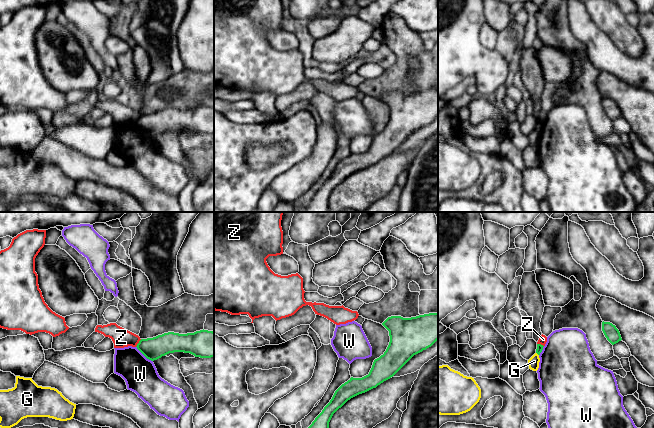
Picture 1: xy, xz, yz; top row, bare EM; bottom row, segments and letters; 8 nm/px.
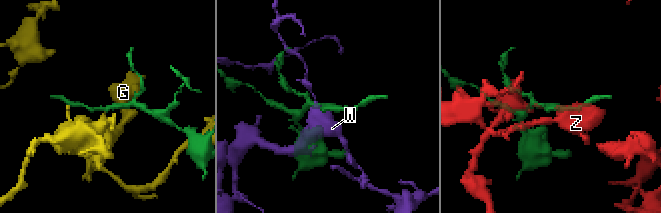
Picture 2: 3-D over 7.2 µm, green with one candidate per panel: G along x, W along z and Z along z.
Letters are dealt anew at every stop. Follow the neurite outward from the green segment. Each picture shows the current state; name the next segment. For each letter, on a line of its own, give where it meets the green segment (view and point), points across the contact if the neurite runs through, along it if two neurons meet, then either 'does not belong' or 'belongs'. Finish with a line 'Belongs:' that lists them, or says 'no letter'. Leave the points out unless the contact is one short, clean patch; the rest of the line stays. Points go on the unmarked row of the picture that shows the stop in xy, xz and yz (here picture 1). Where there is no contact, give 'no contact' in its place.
G: contact yz (537, 129); border yz (536, 128), (538, 131); does not belong
W: contact xy (144, 131); does not belong
Z: contact xy (138, 119); border xy (141, 115), (135, 122); does not belong
Belongs: no letter

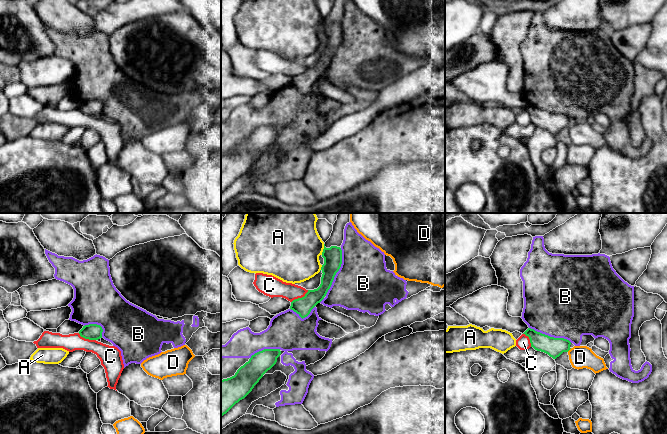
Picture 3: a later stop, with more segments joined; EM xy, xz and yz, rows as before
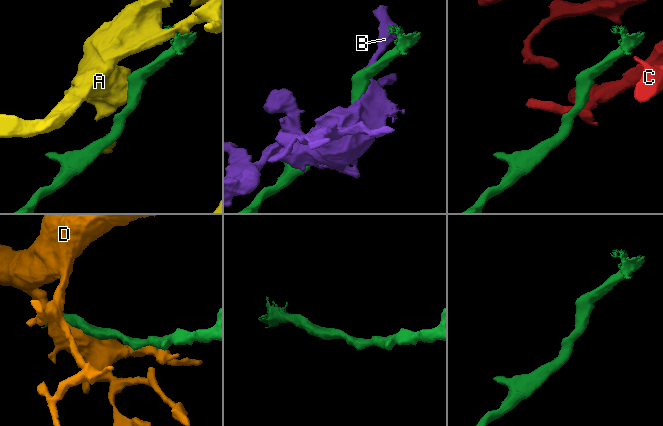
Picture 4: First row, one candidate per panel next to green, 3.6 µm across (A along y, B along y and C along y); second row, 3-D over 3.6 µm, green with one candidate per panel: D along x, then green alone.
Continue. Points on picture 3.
A: contact xz (323, 25); does not belong
B: contact xz (337, 47); does not belong
C: contact xz (300, 74); border xz (308, 66), (303, 72), (295, 74), (291, 78); does not belong
D: contact yz (569, 125); does not belong
Belongs: no letter

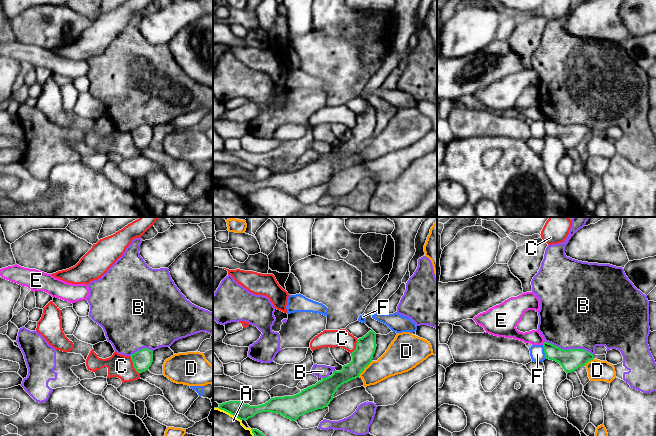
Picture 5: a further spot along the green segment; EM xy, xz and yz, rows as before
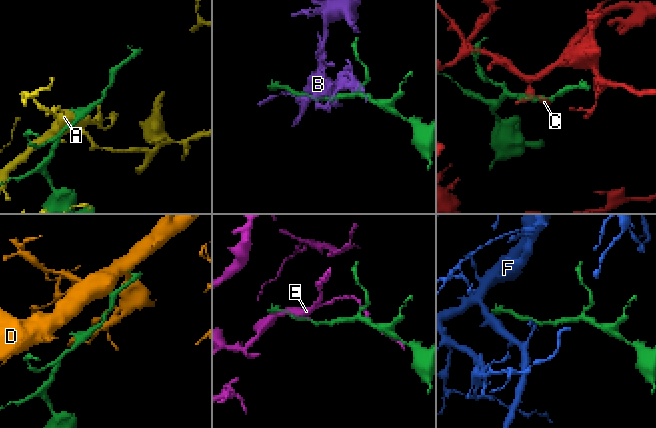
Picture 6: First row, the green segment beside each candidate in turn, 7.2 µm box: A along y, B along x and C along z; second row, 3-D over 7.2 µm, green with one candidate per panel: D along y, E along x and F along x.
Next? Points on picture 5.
A: contact xz (230, 189); does not belong
B: contact yz (569, 125); does not belong
C: contact xy (133, 141); border xy (129, 132), (132, 142), (139, 149); does not belong
D: contact xz (364, 144); does not belong
E: contact yz (543, 119); does not belong
F: contact yz (544, 128); border yz (542, 121), (546, 134); does not belong
Belongs: no letter

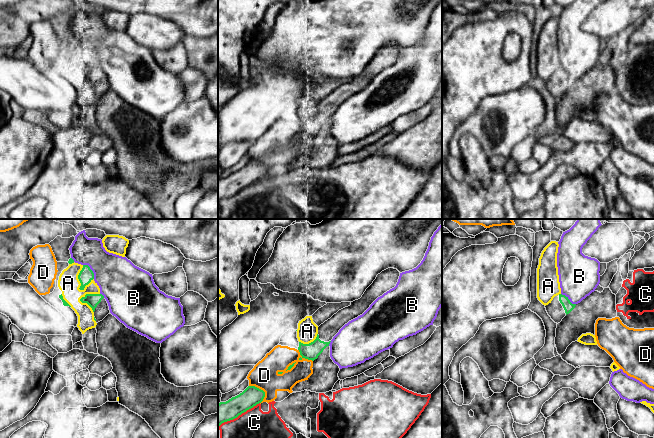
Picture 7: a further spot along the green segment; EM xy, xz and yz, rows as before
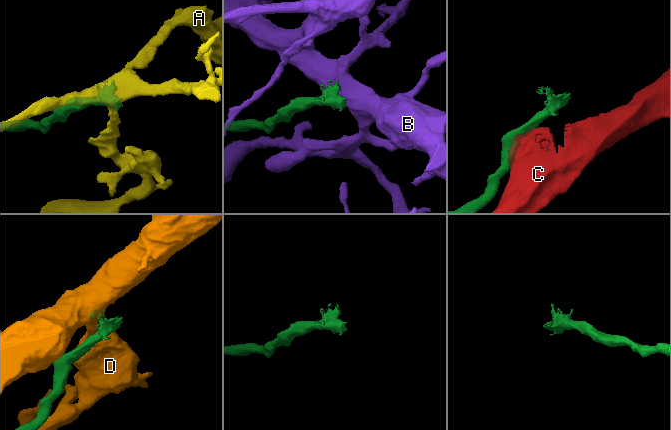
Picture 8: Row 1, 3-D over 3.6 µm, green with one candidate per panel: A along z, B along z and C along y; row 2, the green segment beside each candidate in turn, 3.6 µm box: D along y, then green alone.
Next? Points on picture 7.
A: contact xy (78, 54); does not belong
B: contact xy (91, 46); does not belong
C: contact xz (238, 191); does not belong
D: contact xz (262, 166); does not belong
Belongs: no letter

